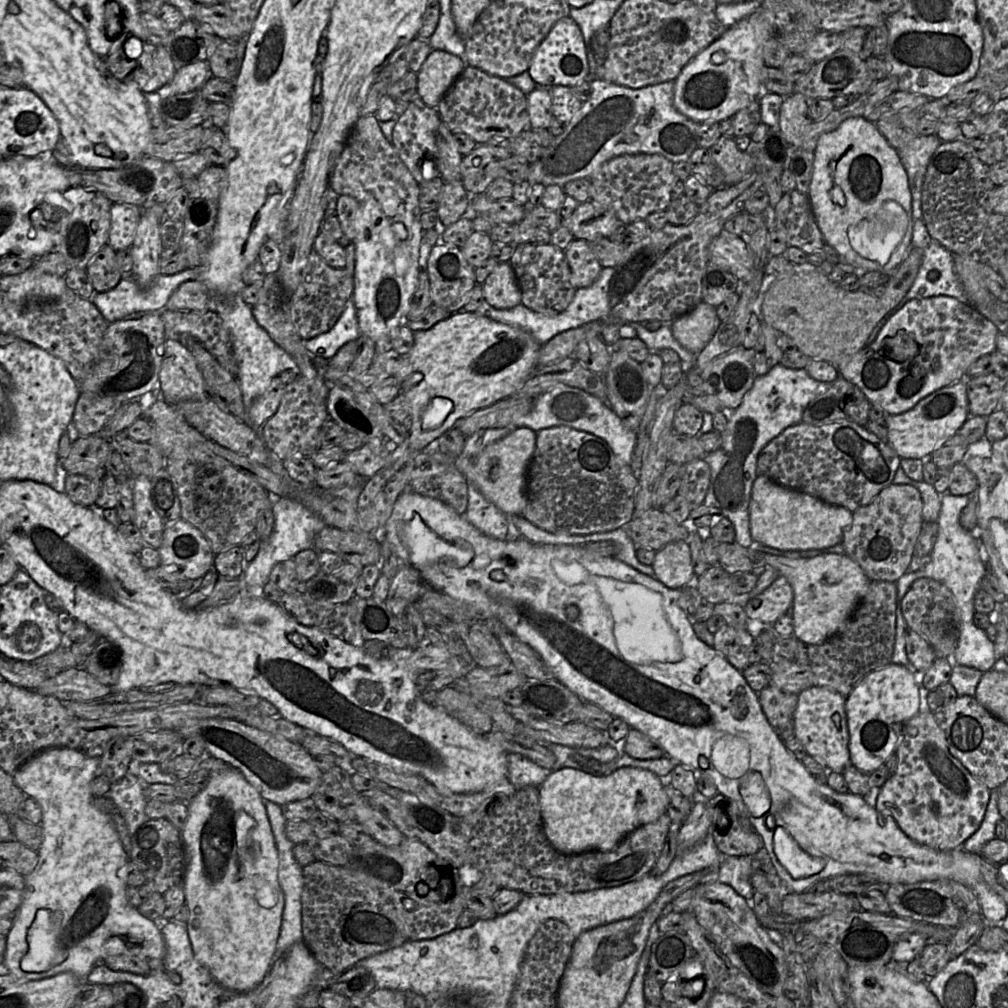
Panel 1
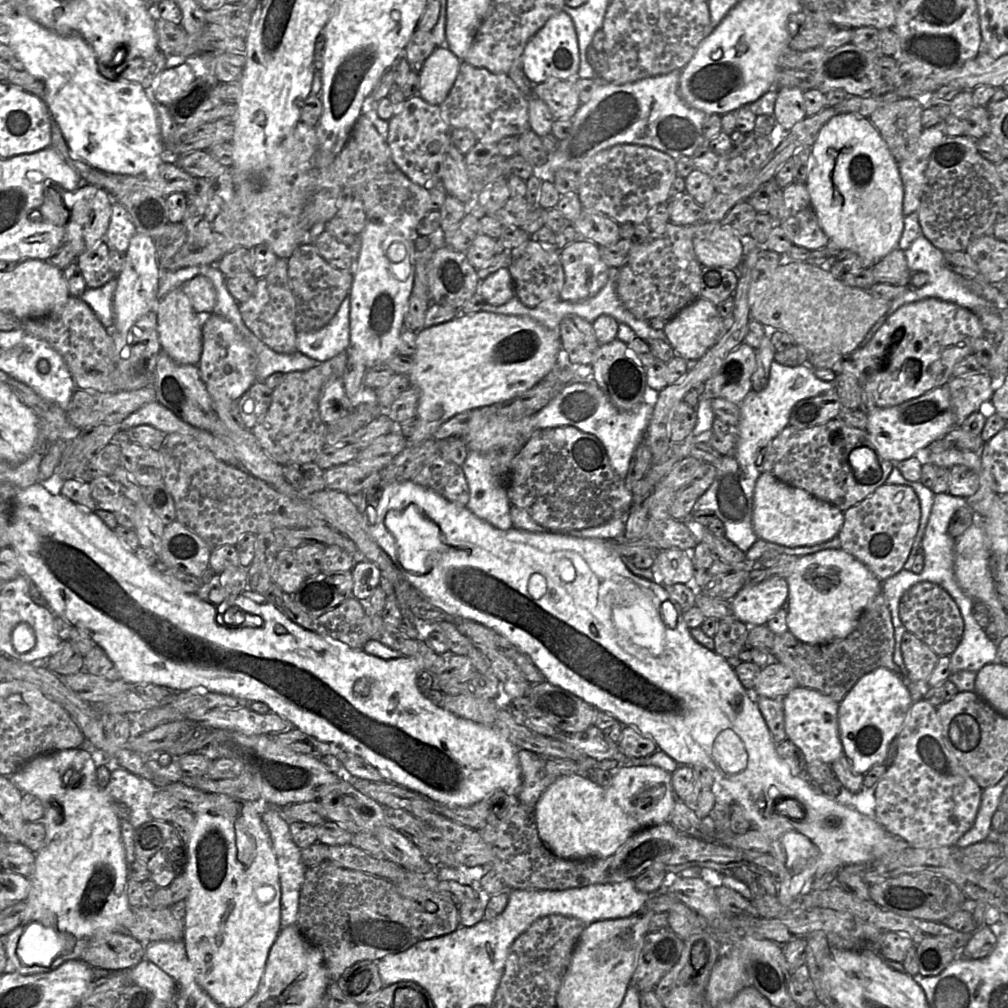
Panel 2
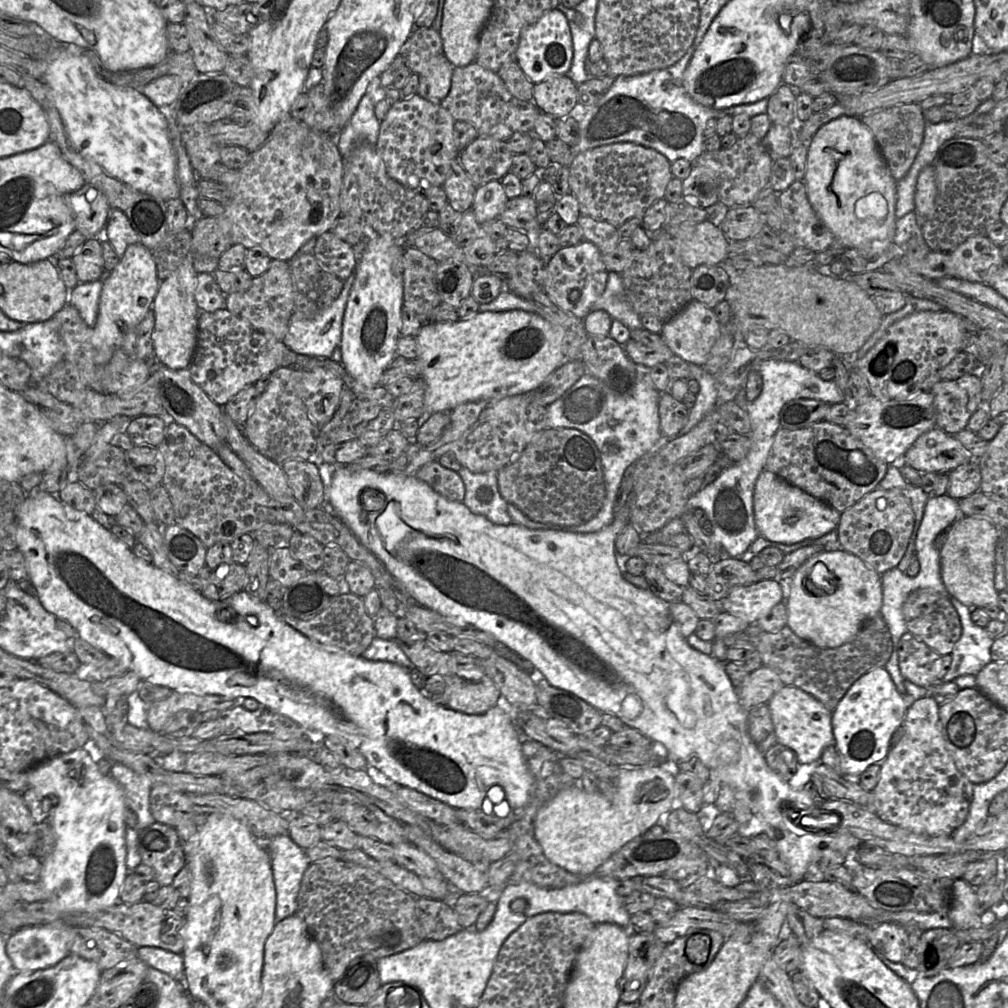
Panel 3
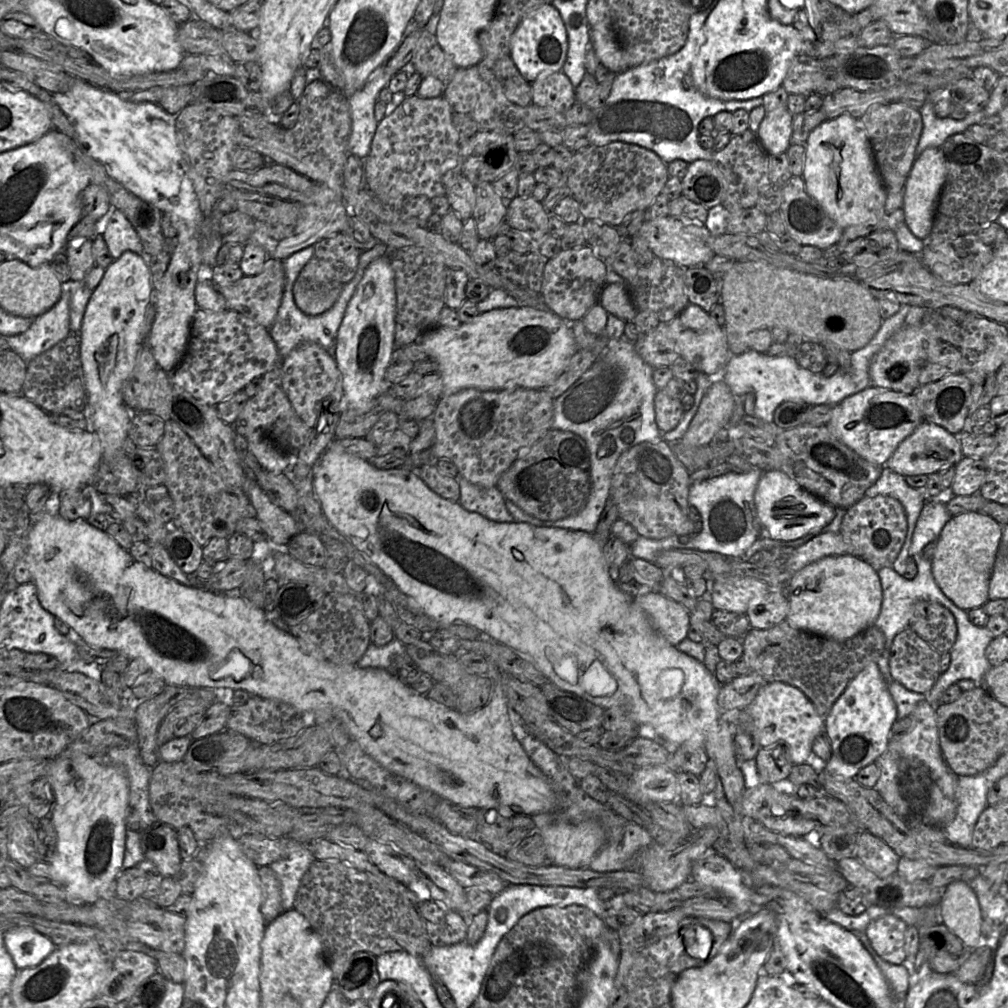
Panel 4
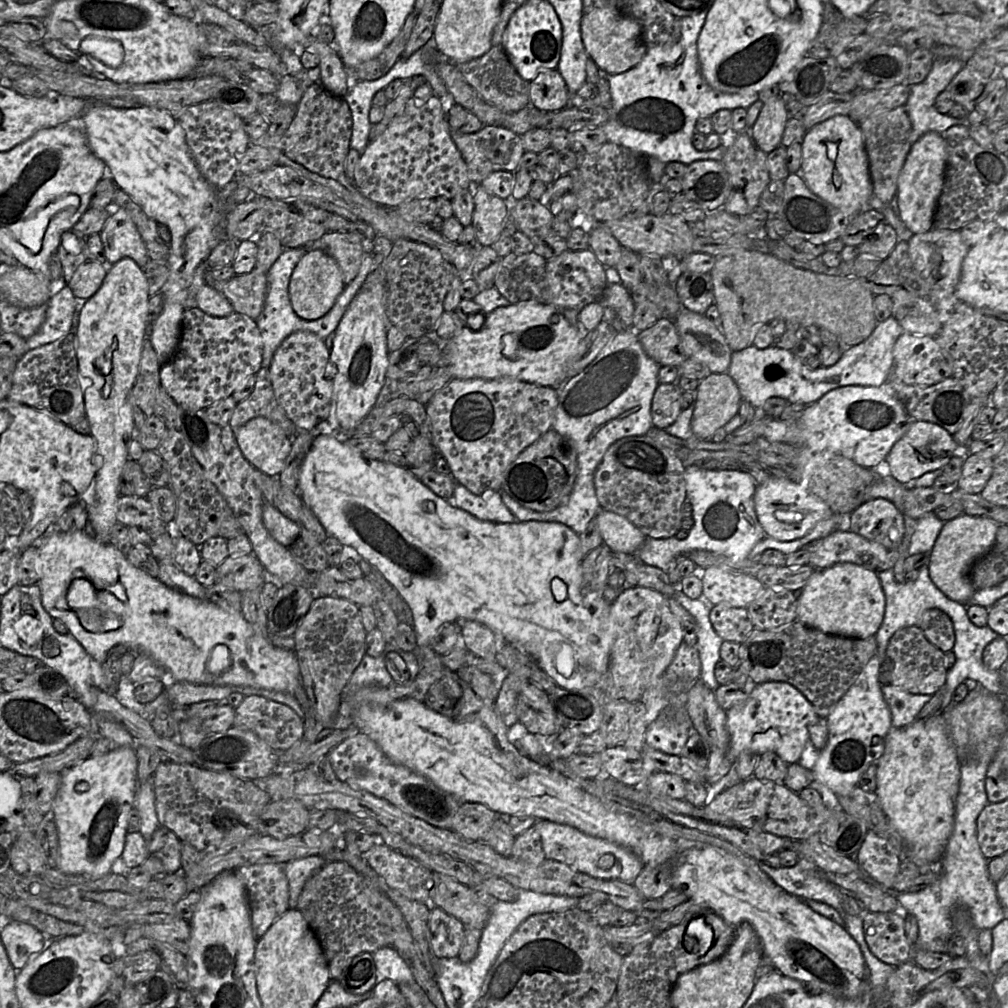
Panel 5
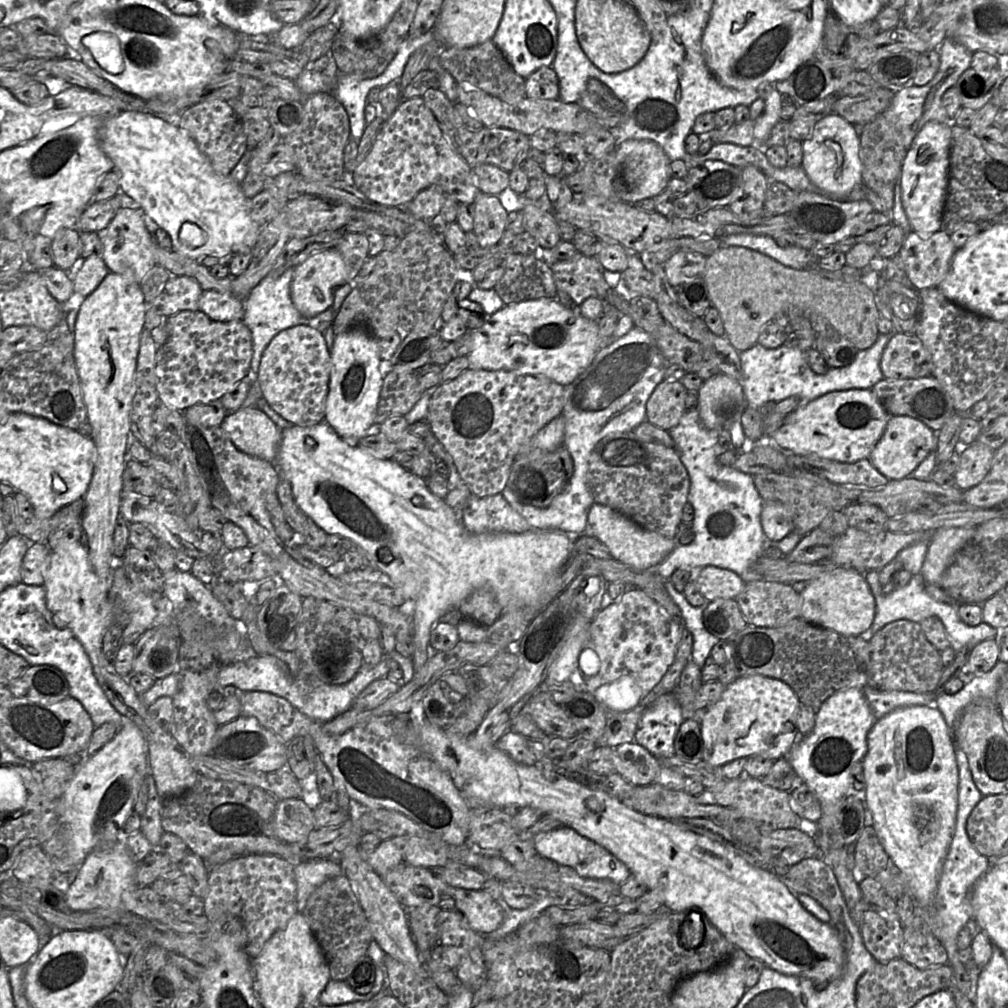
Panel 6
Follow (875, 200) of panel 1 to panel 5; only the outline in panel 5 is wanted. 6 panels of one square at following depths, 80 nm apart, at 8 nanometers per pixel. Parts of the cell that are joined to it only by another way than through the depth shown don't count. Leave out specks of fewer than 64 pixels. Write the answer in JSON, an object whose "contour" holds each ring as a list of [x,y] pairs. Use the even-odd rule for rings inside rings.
{"contour":[[[837,115],[807,131],[802,141],[801,176],[817,196],[841,210],[867,210],[869,198],[874,195],[869,162],[859,125],[849,116]]]}

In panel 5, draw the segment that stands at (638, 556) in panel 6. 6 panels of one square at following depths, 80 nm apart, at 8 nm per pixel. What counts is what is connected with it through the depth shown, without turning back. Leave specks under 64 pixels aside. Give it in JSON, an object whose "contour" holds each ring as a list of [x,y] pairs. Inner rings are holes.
{"contour":[[[600,509],[595,516],[598,529],[607,545],[614,553],[635,555],[644,543],[644,533],[625,517]]]}

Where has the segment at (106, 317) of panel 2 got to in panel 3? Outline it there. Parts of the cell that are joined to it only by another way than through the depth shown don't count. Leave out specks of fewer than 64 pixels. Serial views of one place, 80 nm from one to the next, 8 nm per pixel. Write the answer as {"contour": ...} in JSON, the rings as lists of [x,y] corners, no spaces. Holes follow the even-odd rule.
{"contour":[[[104,280],[78,283],[68,297],[68,303],[75,307],[84,322],[93,327],[95,325],[99,299]]]}

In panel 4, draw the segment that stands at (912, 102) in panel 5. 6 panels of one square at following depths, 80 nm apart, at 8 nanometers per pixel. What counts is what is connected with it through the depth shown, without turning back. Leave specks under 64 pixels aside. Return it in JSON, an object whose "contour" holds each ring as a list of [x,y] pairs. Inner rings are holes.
{"contour":[[[940,90],[929,92],[928,99],[919,109],[923,128],[916,148],[916,157],[927,148],[940,148],[948,137],[963,133],[968,126],[979,124],[985,117],[983,110],[979,110],[973,114],[967,114],[962,120],[954,120],[949,117],[938,118],[933,109],[935,103],[931,102],[929,96]]]}

